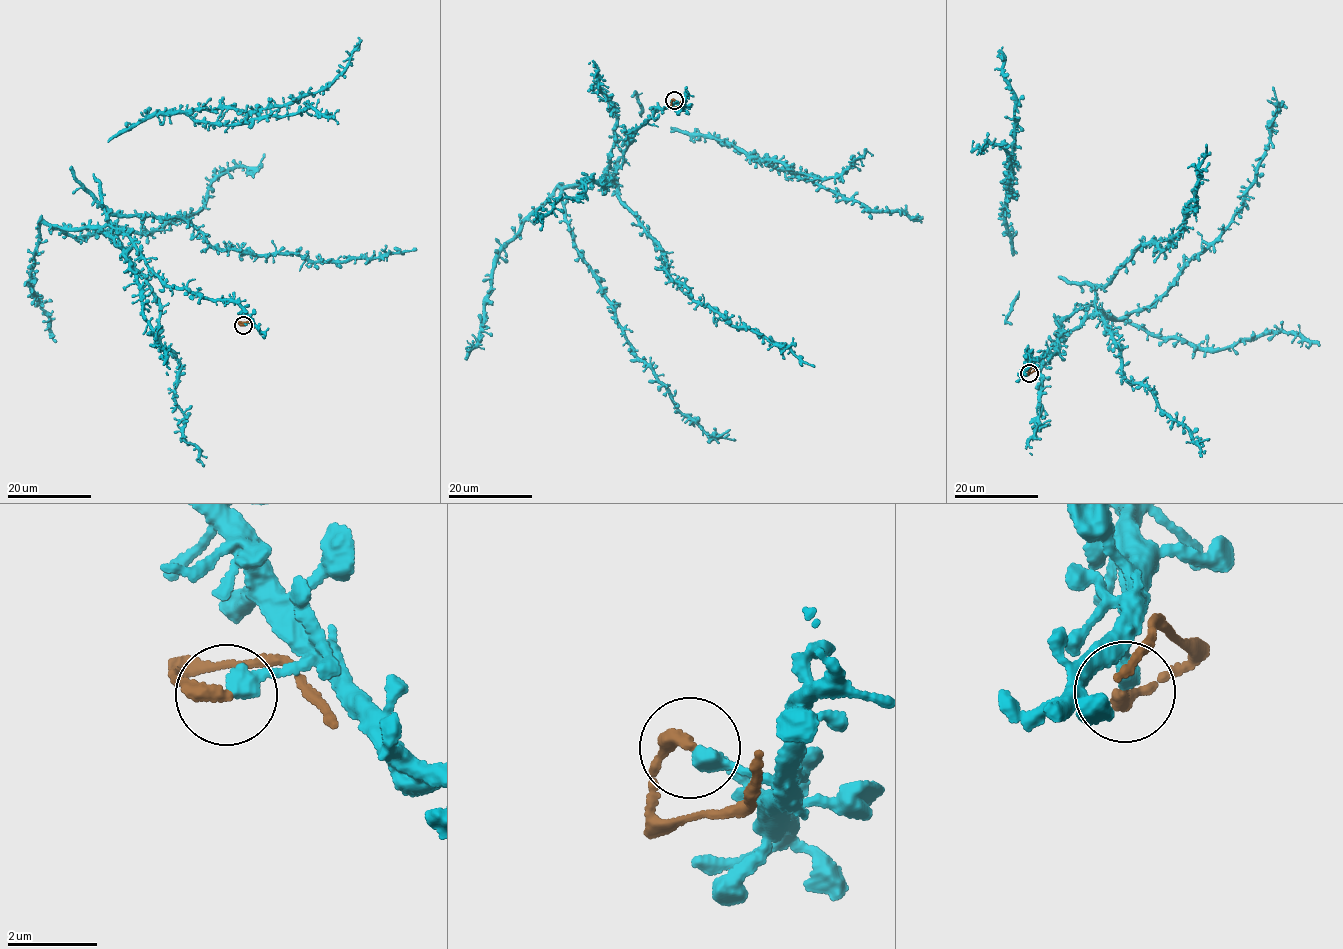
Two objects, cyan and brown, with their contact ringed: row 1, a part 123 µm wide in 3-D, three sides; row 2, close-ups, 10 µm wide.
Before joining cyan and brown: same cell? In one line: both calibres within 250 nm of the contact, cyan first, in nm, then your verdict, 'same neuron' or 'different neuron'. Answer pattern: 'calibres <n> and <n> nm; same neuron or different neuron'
calibres 400 and 320 nm; different neuron

